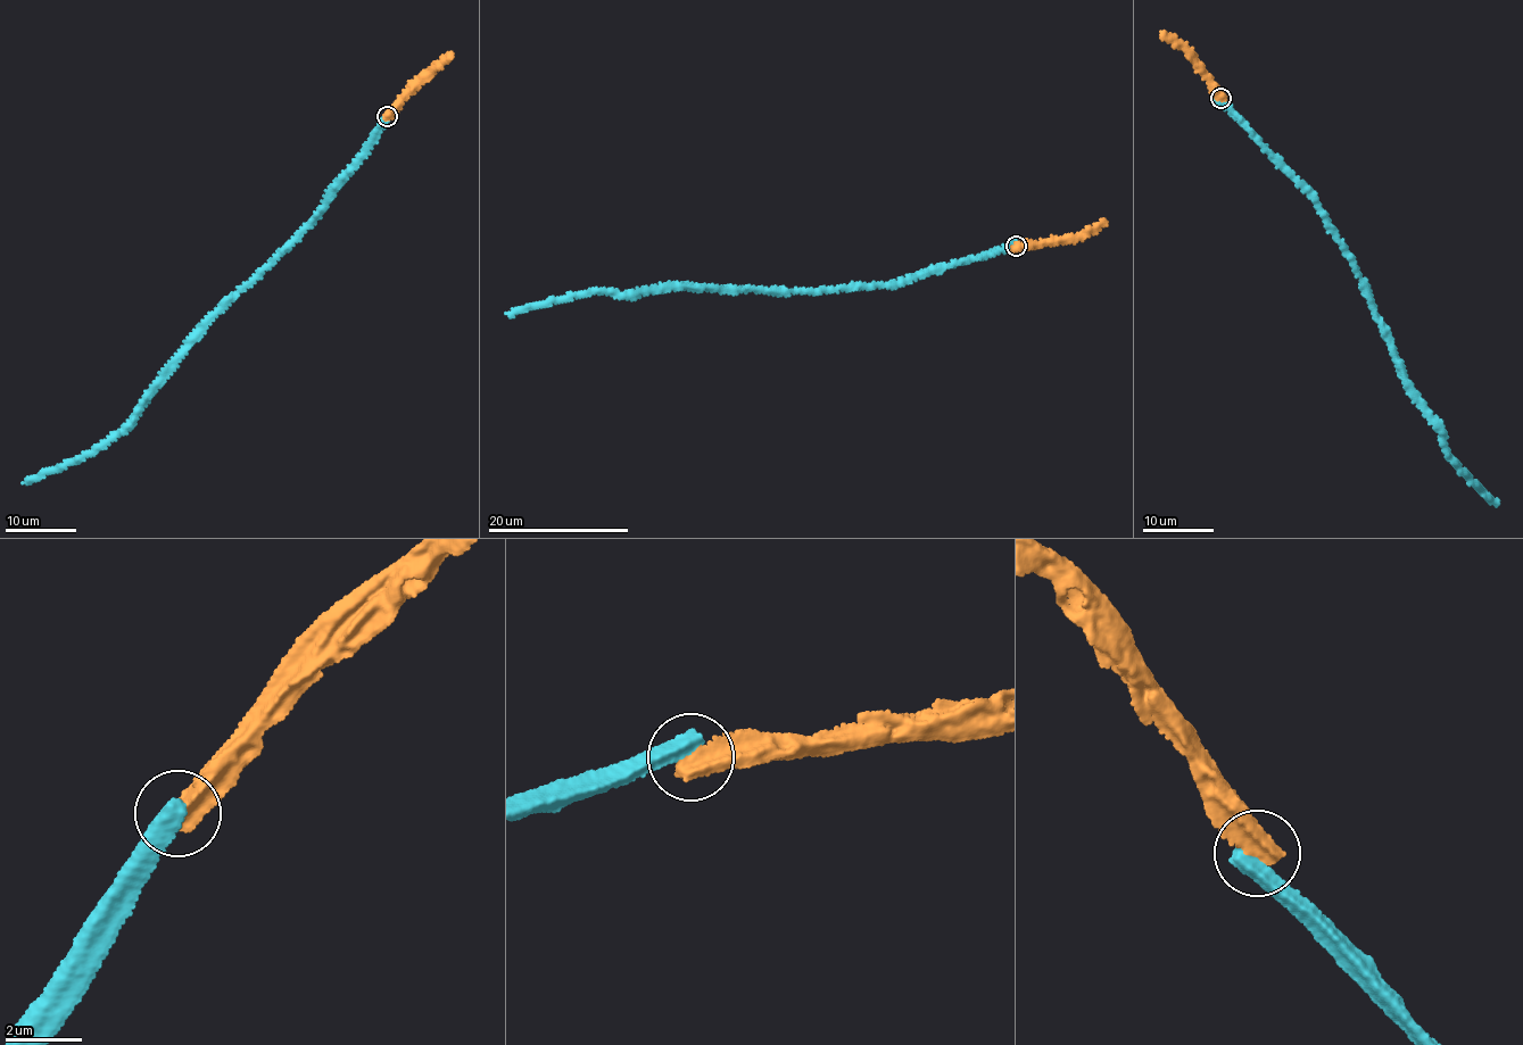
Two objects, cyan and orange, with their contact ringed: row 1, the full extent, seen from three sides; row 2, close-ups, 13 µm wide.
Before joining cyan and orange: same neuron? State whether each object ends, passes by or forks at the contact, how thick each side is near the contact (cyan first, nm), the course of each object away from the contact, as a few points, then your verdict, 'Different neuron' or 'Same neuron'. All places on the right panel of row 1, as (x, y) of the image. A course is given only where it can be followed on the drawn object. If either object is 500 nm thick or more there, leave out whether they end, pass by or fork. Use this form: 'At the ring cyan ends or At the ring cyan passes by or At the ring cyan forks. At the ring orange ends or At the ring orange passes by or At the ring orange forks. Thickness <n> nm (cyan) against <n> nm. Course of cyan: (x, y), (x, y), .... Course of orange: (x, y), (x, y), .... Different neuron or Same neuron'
Thickness 600 nm (cyan) against 650 nm. Course of cyan: (1221, 98), (1310, 193), (1359, 275), (1400, 376), (1433, 415), (1450, 456), (1497, 504). Course of orange: (1221, 98), (1177, 44), (1161, 35). Different neuron

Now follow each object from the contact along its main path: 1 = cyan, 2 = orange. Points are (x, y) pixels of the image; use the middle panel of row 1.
1: (1015, 246), (894, 284), (793, 292), (685, 283), (640, 295), (592, 292), (506, 314)
2: (1015, 246), (1087, 232), (1106, 221)

